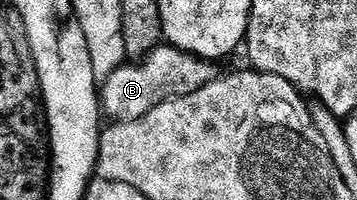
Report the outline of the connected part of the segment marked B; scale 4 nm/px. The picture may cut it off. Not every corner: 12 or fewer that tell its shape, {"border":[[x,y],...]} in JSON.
{"border":[[161,44],[101,86],[112,123],[141,120],[217,77],[214,61]]}

